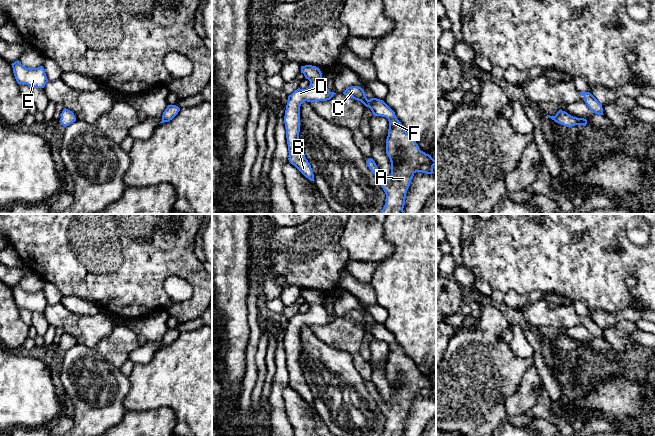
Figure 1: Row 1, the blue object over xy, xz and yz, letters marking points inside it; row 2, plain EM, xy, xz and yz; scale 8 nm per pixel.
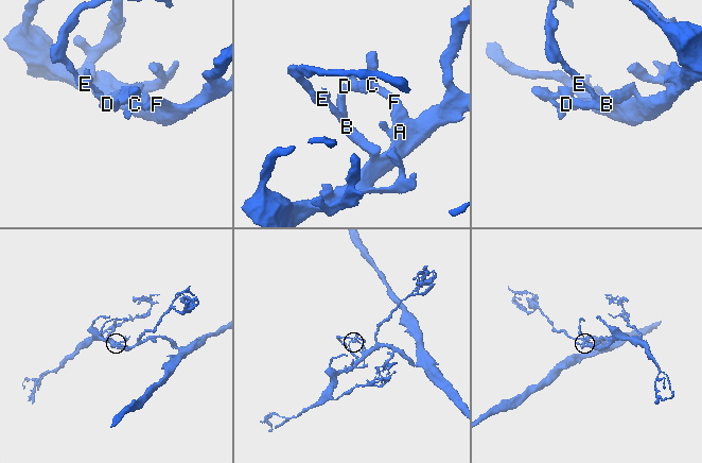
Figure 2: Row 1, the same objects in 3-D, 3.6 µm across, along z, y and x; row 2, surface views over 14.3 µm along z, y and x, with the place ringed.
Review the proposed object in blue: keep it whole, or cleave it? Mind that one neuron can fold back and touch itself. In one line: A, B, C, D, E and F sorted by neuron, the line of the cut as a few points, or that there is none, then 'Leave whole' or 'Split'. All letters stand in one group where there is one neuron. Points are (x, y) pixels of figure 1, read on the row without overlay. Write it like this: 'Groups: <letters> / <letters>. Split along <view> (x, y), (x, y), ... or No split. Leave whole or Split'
Groups: A B C D E F. No split. Leave whole

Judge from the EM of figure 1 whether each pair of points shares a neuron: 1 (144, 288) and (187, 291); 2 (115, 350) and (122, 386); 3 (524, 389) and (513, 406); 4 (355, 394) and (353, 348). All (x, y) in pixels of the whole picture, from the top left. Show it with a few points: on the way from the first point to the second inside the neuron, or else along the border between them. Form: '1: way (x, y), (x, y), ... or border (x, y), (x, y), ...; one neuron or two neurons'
1: border (168, 276), (165, 293), (174, 301), (187, 299); two neurons
2: border (99, 353), (119, 369); two neurons
3: way (524, 393), (517, 402); one neuron
4: border (337, 349), (351, 355), (363, 379); two neurons

